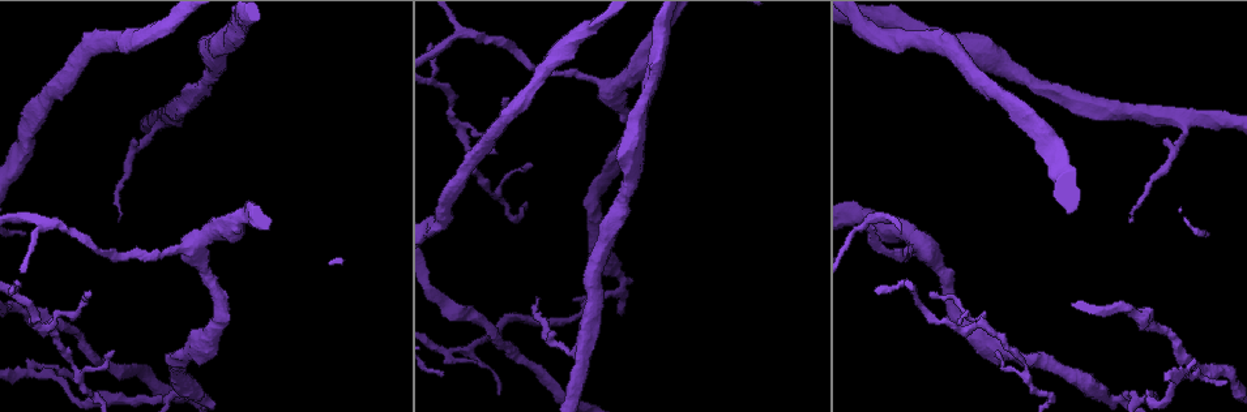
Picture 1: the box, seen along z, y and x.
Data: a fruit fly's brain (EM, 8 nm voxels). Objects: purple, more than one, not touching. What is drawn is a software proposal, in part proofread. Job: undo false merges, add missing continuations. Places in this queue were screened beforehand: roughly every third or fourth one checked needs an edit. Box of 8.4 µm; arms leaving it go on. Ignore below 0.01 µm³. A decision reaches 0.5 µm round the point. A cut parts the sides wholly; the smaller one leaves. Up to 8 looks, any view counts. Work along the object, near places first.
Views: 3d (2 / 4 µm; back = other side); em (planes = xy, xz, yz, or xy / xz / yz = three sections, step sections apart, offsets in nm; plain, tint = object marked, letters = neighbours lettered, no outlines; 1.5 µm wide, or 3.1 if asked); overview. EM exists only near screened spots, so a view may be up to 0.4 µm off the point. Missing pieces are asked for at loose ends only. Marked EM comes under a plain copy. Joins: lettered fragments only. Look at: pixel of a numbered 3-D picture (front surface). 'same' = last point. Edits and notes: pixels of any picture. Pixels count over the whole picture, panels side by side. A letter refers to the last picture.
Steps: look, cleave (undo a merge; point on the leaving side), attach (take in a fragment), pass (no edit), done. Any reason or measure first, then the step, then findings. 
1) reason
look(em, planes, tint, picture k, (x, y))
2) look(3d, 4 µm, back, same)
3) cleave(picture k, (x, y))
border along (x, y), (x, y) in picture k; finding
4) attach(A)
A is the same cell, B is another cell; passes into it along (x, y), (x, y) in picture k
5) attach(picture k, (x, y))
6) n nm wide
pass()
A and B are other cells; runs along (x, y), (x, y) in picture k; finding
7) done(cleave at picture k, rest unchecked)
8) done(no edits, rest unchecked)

look(em, planes, letters, picture 1, (506, 99))

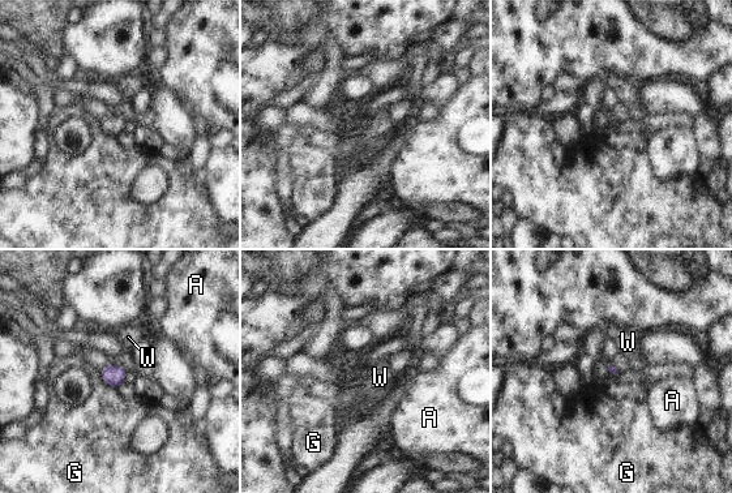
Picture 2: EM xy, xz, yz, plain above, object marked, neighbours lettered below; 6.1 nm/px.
G touches over 160 nm
pass()
A, G and W are other cells; border along (102, 368), (102, 378), (116, 388) in picture 2; no lettered fragment goes on from it

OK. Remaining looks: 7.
free end
look(em, yz, step 4, letters, picture 1, (500, 393))

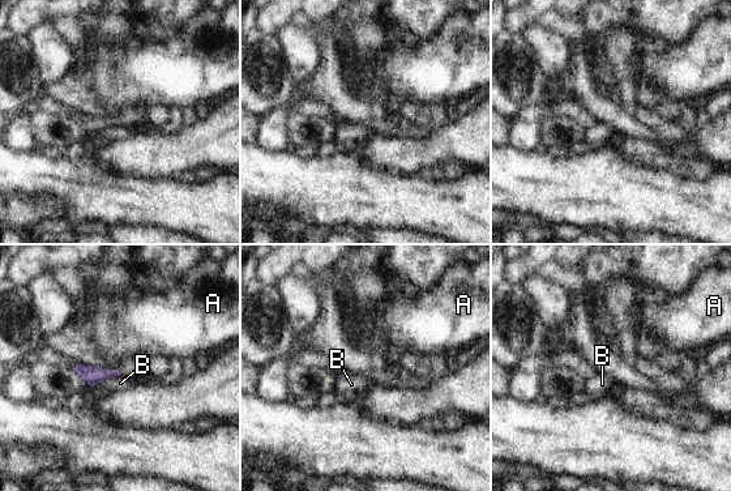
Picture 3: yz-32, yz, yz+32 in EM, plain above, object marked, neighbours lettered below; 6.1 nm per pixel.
pass()
A and B are other cells; border along (120, 375), (106, 379), (99, 384) in picture 3; none of them fits

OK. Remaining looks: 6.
branch stops here
look(3d, 4 µm, picture 1, (998, 352))

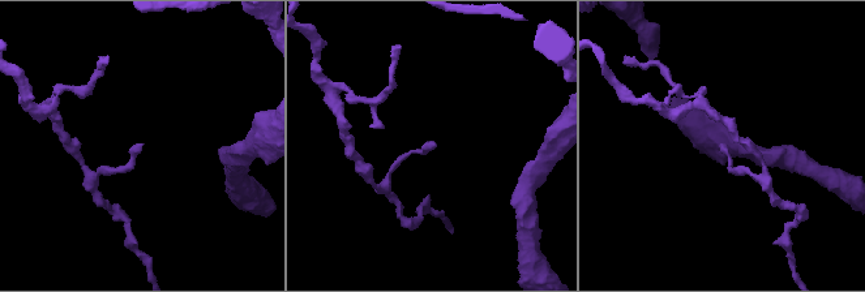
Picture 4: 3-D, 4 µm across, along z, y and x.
now the EM
look(em, xy, step 4, tint, picture 4, (431, 141))

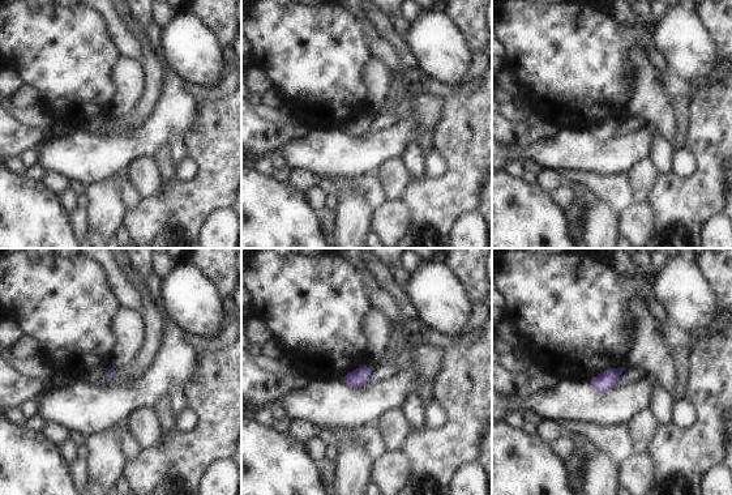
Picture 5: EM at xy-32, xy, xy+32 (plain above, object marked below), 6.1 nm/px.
cut it another way
look(em, planes, letters, same)

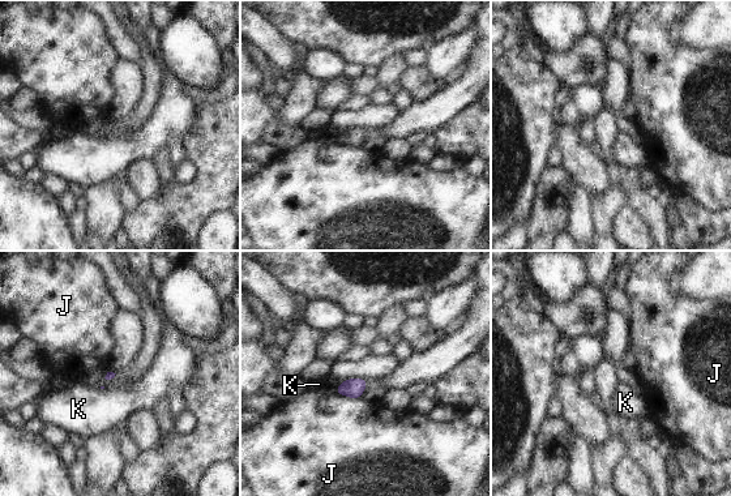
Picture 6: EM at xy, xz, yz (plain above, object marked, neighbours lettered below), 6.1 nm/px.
pass()
J and K are other cells; border along (336, 387), (340, 394), (360, 397) in picture 6; no lettered fragment goes on from it

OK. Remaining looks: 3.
done(no edits, rest unchecked)

